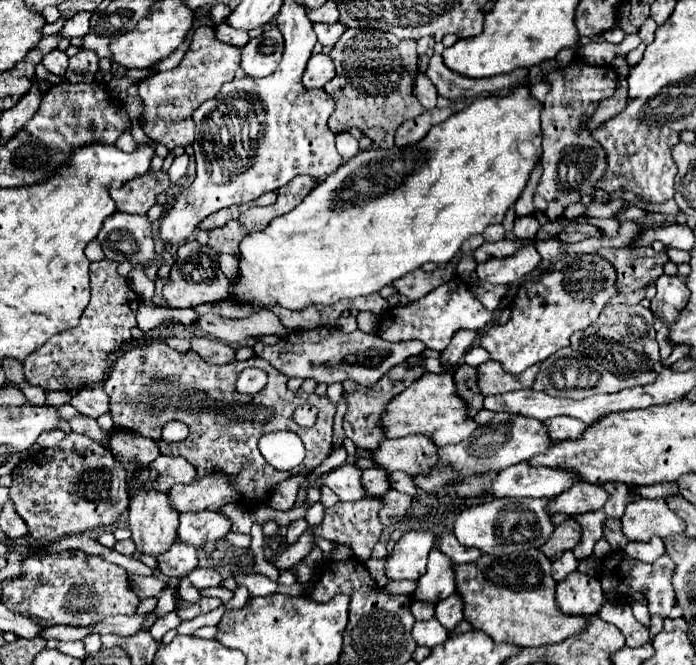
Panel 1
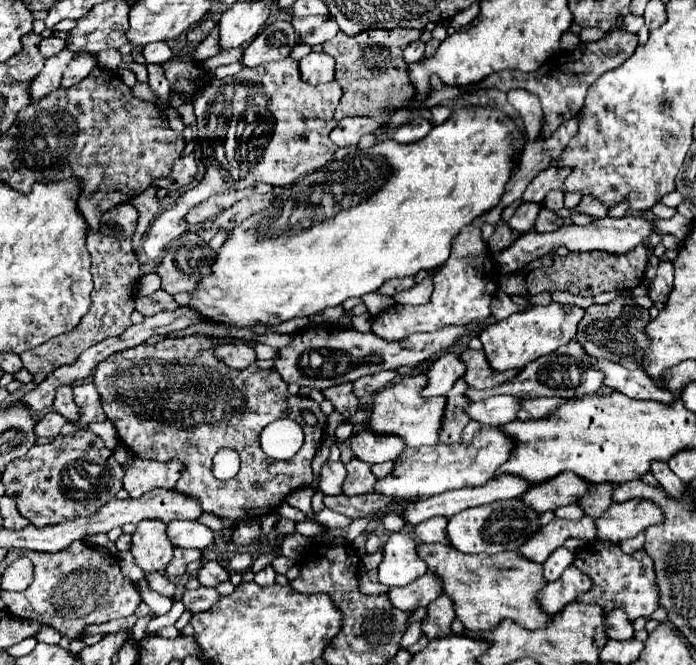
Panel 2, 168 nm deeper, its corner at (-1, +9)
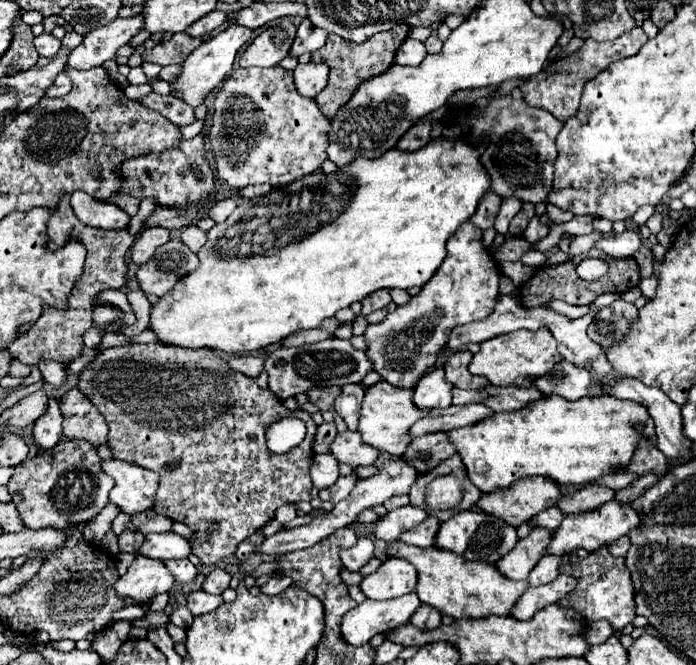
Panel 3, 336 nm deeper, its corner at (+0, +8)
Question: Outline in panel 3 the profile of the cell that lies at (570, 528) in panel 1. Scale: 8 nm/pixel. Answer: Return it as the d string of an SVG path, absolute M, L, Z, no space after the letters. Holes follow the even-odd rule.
M534 528L526 538L518 540L516 548L512 548L512 552L508 552L508 556L502 556L496 562L500 572L506 572L506 576L512 580L528 578L532 568L546 554L552 534L554 532L550 528Z

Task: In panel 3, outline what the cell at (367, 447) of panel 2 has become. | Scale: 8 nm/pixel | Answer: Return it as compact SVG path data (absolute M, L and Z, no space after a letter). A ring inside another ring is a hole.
M346 430L342 434L338 434L330 446L330 452L334 454L334 458L338 462L344 462L352 468L358 468L358 466L370 466L378 460L380 456L380 450L364 444L360 432L352 432L352 430Z

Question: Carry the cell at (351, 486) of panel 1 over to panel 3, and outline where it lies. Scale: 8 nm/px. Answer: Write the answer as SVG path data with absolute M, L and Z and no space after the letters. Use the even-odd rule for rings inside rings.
M324 454L324 456L314 456L312 458L312 466L310 466L310 476L314 482L316 490L324 490L330 488L336 480L338 480L338 462L332 454Z

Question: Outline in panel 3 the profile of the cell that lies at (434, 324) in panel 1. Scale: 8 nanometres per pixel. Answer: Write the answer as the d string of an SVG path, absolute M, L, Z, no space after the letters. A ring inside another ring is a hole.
M470 220L448 238L448 256L436 274L424 284L418 296L404 306L398 306L382 322L368 324L364 338L374 370L390 384L400 388L414 388L436 358L448 338L448 332L458 324L468 324L492 314L498 298L500 268L482 244L482 230Z

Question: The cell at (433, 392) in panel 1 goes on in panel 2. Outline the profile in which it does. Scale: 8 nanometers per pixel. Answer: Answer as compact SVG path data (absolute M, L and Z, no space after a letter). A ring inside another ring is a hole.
M415 375L415 377L401 377L395 383L381 389L371 403L369 429L375 433L381 433L381 435L383 433L385 435L399 435L407 447L437 445L443 409L445 409L445 397L423 399L419 393L425 385L427 385L425 375Z

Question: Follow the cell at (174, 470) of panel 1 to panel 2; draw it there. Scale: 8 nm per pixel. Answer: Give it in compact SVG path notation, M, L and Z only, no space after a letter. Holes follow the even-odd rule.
M135 459L121 467L125 471L123 489L131 499L139 499L143 493L153 489L173 489L185 469L179 461L159 463L149 459Z

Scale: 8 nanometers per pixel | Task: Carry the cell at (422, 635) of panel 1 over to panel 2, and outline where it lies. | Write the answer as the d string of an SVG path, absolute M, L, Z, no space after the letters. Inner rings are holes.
M413 623L413 625L403 633L403 637L401 637L401 647L403 647L403 649L409 649L415 641L419 641L421 635L423 635L423 633L421 633L421 623Z

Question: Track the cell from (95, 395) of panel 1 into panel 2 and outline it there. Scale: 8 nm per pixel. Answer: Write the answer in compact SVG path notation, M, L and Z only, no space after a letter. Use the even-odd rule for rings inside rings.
M83 383L73 387L73 401L77 403L77 409L81 411L79 419L75 421L77 427L87 429L89 423L105 421L105 413L101 409L101 399L93 383Z

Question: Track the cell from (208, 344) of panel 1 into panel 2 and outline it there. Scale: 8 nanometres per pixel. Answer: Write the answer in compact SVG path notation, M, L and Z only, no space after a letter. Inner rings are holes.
M225 343L215 347L215 357L233 369L245 369L255 363L253 347L245 343Z

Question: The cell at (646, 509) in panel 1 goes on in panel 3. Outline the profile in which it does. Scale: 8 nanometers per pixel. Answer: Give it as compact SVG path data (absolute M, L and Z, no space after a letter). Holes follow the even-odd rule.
M610 500L606 504L602 504L596 510L590 512L582 512L582 514L566 514L560 528L554 532L552 544L548 548L548 554L568 554L576 548L586 548L588 552L598 550L602 546L610 546L614 540L618 540L620 536L628 534L630 530L640 526L640 516L638 512L634 512L632 506L622 506L616 500Z

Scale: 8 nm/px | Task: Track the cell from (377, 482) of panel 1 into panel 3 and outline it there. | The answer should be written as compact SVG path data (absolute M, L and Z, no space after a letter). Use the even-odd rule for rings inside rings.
M356 474L340 476L340 478L336 480L336 484L334 484L334 486L330 486L328 490L320 490L320 498L322 498L322 500L330 500L332 504L336 504L336 502L344 500L344 498L350 494L350 490L354 488L356 480L358 480L358 476L356 476Z

